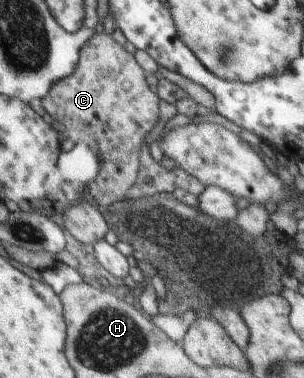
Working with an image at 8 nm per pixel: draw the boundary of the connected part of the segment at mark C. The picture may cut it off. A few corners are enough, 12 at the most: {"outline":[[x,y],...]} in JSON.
{"outline":[[106,32],[78,53],[44,109],[75,143],[92,137],[96,205],[137,181],[160,98]]}

